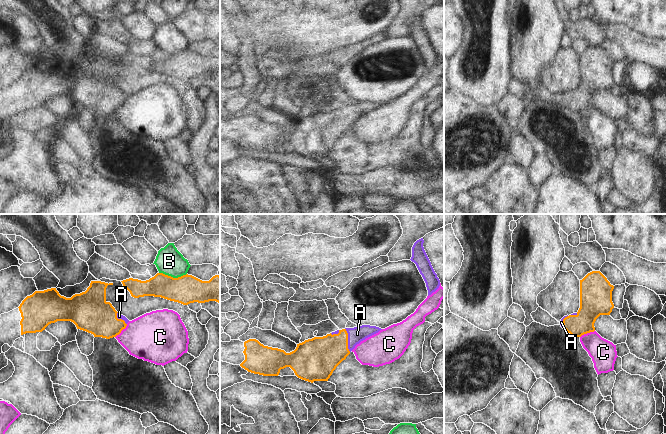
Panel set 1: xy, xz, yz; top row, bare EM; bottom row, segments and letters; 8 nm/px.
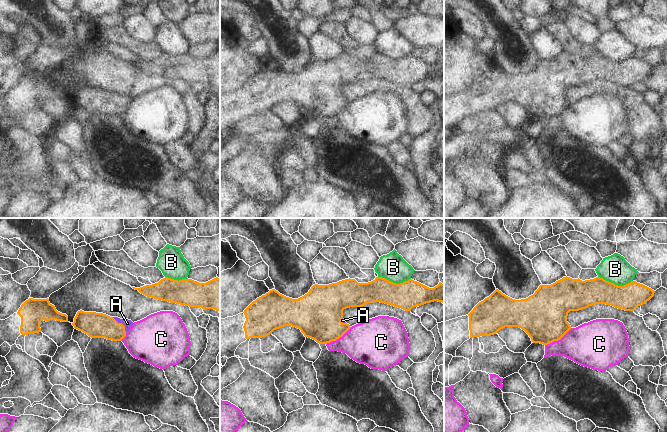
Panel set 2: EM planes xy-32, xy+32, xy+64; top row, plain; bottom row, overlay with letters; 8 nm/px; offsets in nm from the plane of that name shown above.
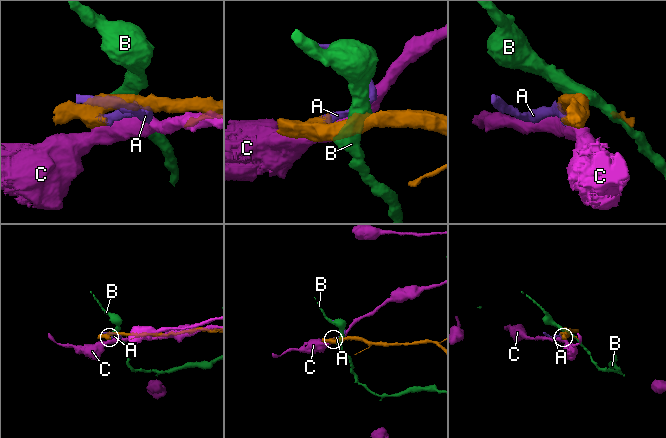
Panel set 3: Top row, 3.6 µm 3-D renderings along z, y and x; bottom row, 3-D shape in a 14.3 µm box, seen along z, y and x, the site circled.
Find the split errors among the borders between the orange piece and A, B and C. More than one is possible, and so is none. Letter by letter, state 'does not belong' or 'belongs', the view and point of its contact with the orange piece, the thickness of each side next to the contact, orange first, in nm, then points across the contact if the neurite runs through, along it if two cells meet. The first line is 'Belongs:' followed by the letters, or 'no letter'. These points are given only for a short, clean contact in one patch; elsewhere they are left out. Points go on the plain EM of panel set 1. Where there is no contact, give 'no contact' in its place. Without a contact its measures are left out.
Belongs: A
A: belongs; contact xz (347, 116); calibres 300 and 130 nm; way xz (320, 131), (347, 116), (357, 110)
B: does not belong; contact xy (172, 53); calibres 220 and 220 nm
C: does not belong; contact xy (121, 106); calibres 300 and 380 nm; border xy (127, 100), (115, 113)

